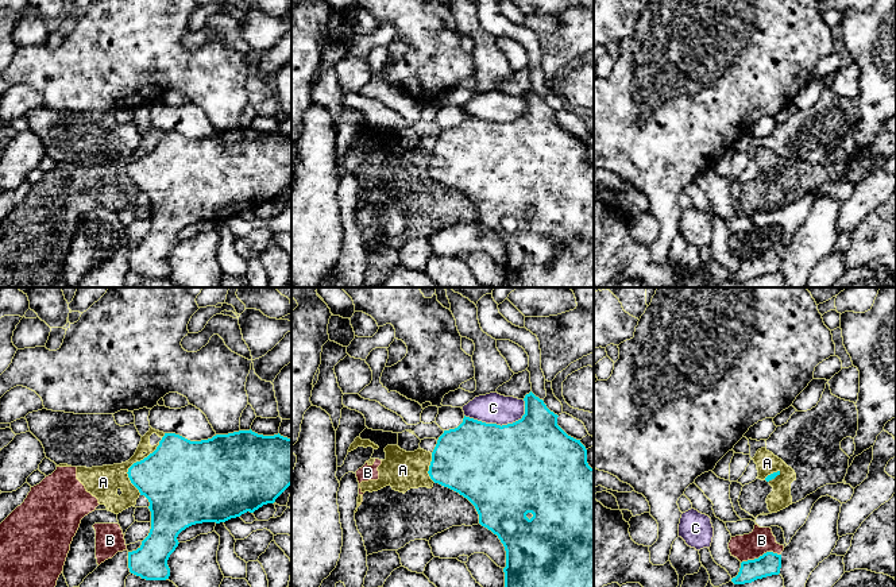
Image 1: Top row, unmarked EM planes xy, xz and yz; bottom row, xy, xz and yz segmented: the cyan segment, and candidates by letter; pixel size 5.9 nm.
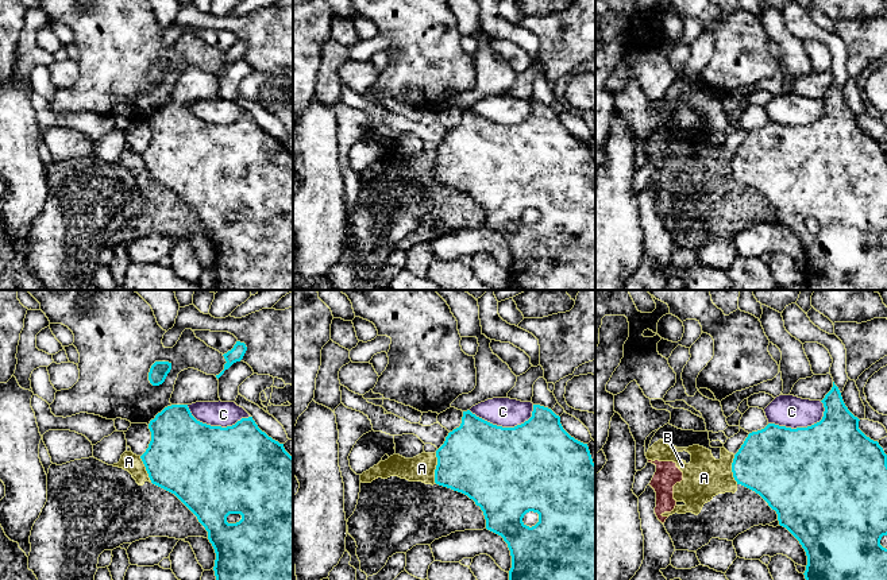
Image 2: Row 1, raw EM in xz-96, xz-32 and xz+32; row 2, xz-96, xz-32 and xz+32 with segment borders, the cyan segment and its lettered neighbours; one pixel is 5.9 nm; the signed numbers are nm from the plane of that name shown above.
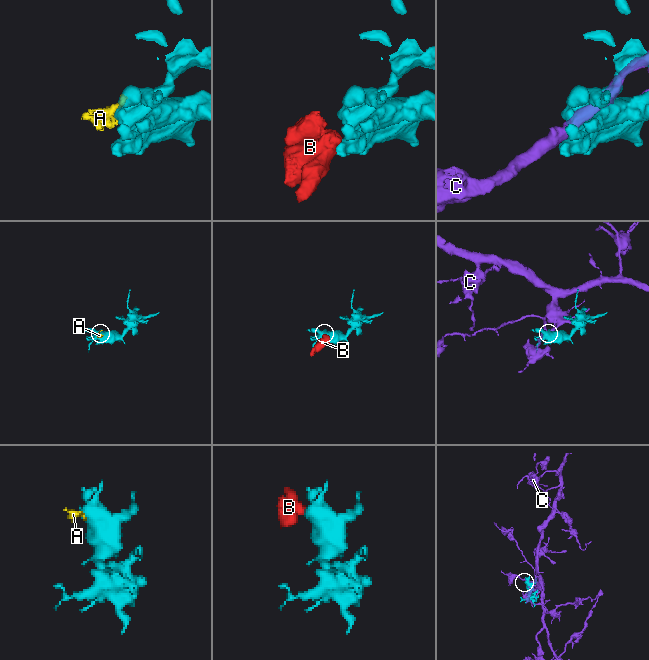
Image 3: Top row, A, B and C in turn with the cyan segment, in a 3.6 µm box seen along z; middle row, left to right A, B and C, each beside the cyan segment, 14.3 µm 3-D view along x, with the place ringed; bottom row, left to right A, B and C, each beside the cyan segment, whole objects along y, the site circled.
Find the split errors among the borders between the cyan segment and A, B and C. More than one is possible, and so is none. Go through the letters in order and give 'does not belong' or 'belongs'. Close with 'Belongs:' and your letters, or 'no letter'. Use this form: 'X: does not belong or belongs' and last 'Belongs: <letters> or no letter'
A: does not belong
B: does not belong
C: does not belong
Belongs: no letter

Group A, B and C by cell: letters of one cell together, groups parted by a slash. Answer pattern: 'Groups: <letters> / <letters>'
Groups: A B / C

